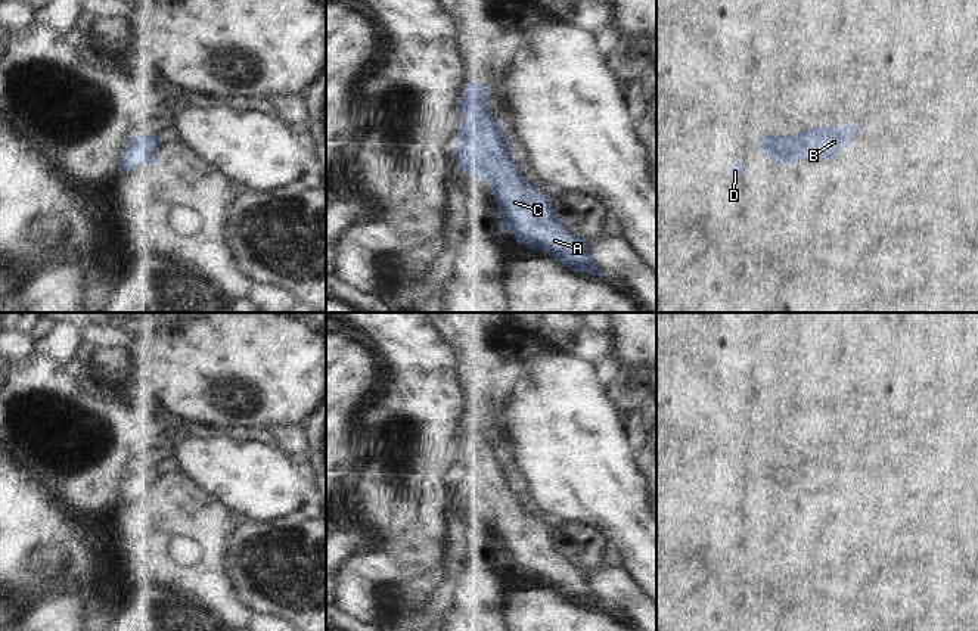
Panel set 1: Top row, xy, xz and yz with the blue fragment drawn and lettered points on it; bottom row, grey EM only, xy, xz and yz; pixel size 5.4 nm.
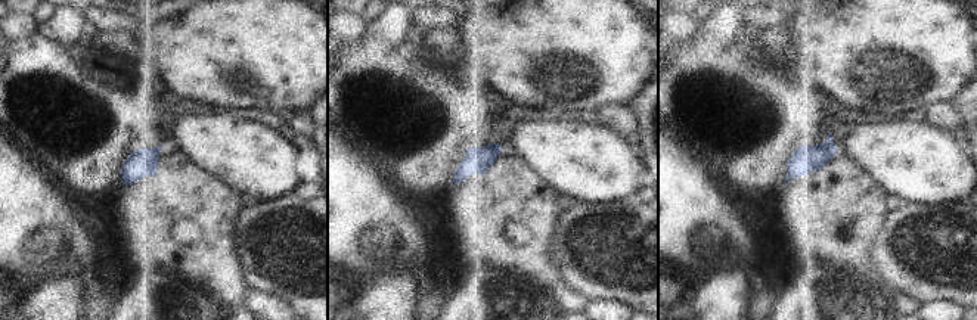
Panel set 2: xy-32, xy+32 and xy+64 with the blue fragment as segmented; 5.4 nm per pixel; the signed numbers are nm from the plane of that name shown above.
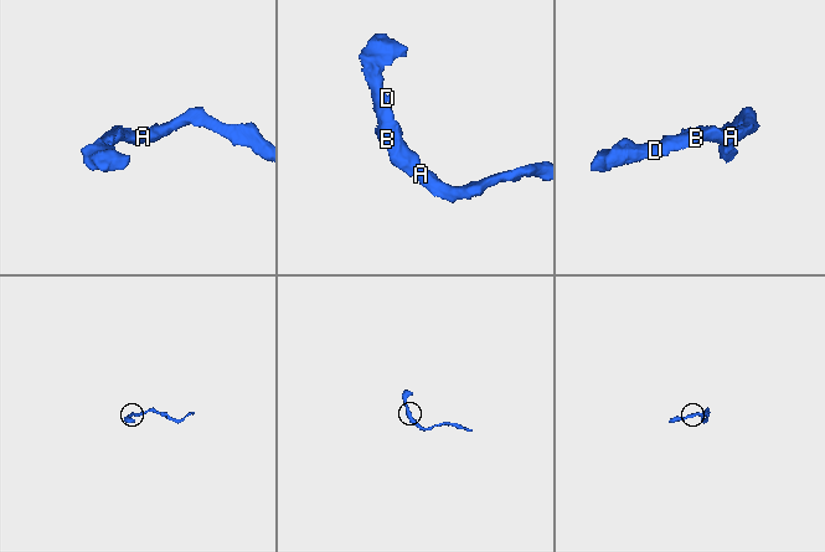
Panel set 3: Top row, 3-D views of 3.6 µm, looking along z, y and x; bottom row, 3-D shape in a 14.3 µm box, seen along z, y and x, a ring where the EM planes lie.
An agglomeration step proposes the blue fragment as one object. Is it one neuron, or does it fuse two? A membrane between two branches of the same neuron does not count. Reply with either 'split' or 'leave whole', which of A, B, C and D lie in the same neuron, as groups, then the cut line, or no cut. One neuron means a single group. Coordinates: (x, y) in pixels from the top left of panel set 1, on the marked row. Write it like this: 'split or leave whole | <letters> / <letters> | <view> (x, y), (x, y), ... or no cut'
leave whole | A B C D | no cut

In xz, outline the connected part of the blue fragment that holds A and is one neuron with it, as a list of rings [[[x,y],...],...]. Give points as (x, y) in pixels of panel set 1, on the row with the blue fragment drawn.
[[[471,81],[465,88],[459,105],[463,121],[459,128],[454,155],[465,175],[479,177],[490,189],[499,208],[499,227],[519,239],[527,248],[541,249],[575,271],[606,276],[593,259],[589,242],[558,221],[552,198],[537,190],[522,177],[510,155],[512,149],[502,121],[488,112],[488,99],[482,81]]]

